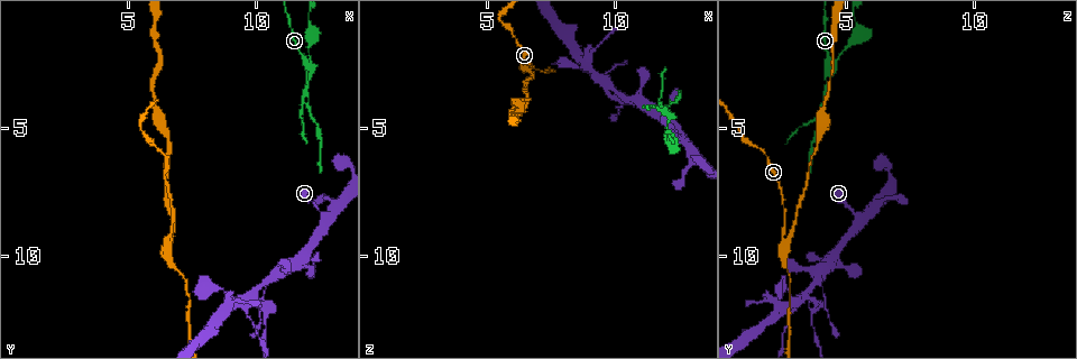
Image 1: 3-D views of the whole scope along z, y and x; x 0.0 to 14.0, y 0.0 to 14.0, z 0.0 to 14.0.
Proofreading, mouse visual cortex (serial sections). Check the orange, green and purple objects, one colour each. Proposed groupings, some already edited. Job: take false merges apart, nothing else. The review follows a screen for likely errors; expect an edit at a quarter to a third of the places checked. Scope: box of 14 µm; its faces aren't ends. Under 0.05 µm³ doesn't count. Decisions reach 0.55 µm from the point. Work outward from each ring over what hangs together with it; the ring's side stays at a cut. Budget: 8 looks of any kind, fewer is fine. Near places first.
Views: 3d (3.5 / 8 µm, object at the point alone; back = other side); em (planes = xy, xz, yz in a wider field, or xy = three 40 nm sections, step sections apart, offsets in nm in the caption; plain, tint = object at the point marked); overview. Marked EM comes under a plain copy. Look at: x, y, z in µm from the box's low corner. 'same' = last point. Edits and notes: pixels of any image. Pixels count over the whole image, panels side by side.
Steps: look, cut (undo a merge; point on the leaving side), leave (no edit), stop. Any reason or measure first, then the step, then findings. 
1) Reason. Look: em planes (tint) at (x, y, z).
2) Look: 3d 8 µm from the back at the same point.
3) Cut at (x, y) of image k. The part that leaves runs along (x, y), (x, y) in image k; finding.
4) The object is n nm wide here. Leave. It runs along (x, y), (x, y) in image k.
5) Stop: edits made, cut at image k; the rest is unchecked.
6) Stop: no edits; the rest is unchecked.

Three-way junction. Look: 3d 3.5 µm at (12.0, 2.7, 4.5).

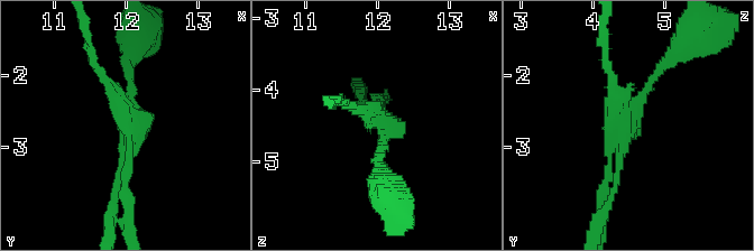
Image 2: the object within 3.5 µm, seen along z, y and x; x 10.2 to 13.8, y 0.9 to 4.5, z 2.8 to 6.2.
Cut at (126, 65) of image 2. The part that leaves runs along (382, 119), (378, 165), (385, 185) in image 2; two cells meet here.

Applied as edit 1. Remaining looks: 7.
Look: overview.

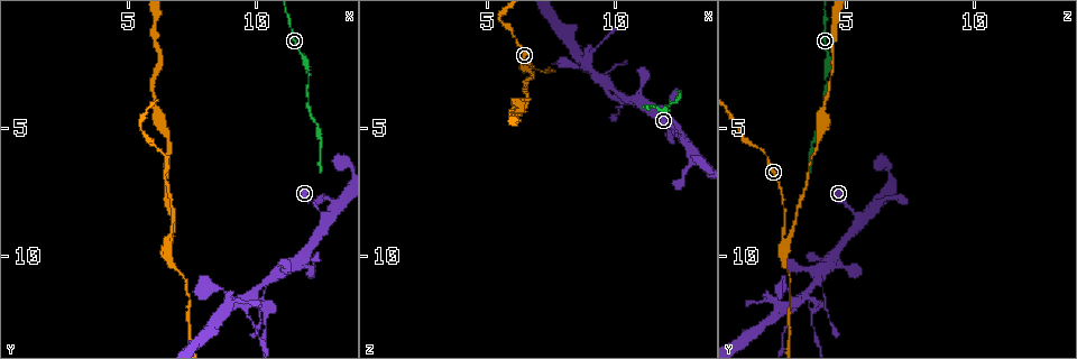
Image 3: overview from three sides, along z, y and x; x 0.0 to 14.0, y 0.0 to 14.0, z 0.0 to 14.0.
Four-way junction. Look: 3d 3.5 µm at (9.3, 11.9, 2.9).

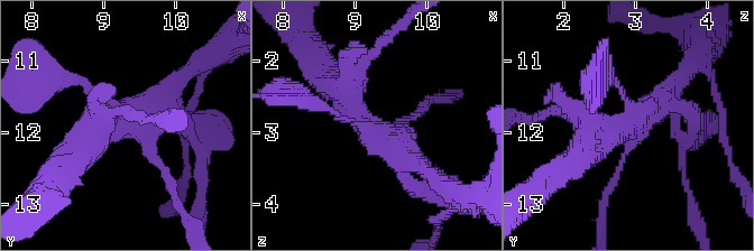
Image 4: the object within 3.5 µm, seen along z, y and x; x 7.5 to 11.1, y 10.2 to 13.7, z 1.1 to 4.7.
4 arms meet here; the arms are 100, 100, 250, 400 nm wide. Look: em xy step 5 (tint) at (9.30, 11.85, 3.00).

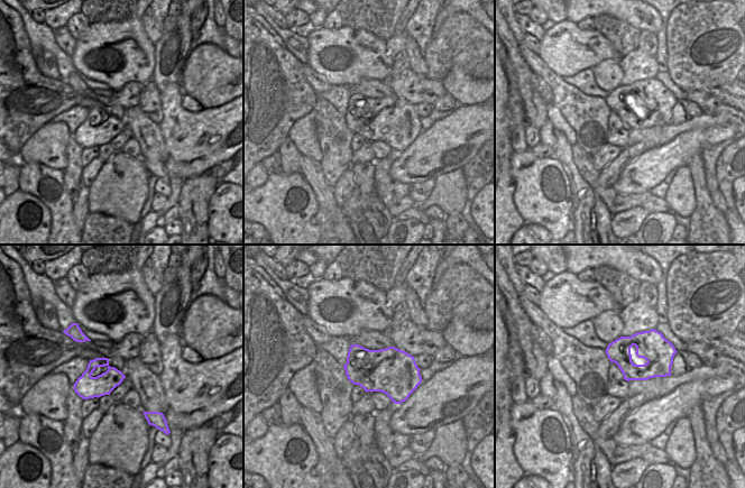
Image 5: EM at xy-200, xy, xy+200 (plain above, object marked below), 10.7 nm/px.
Leave. It runs along (424, 170), (334, 80) in image 4; all the same cell.

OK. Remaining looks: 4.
Arms run side by side. Look: 3d 3.5 µm at (6.6, 9.4, 2.5).

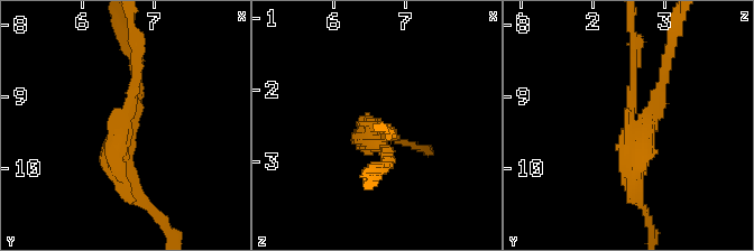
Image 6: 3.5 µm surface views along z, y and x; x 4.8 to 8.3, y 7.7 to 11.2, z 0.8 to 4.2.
3 arms meet here; the arms are 150, 150, 200 nm wide. Look: em xy step 3 (tint) at (6.60, 9.45, 2.60).

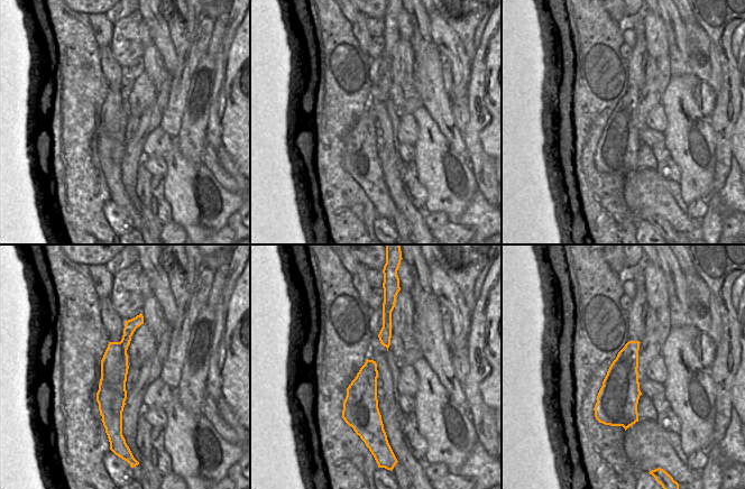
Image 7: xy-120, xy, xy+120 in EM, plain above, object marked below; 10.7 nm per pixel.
Cut at (165, 222) of image 6. The part that leaves runs along (636, 128), (660, 96), (673, 35) in image 6; a second cell is stuck on.

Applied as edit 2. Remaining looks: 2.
Stop: edits made, cut at image 2, cut at image 6; the rest is unchecked.

